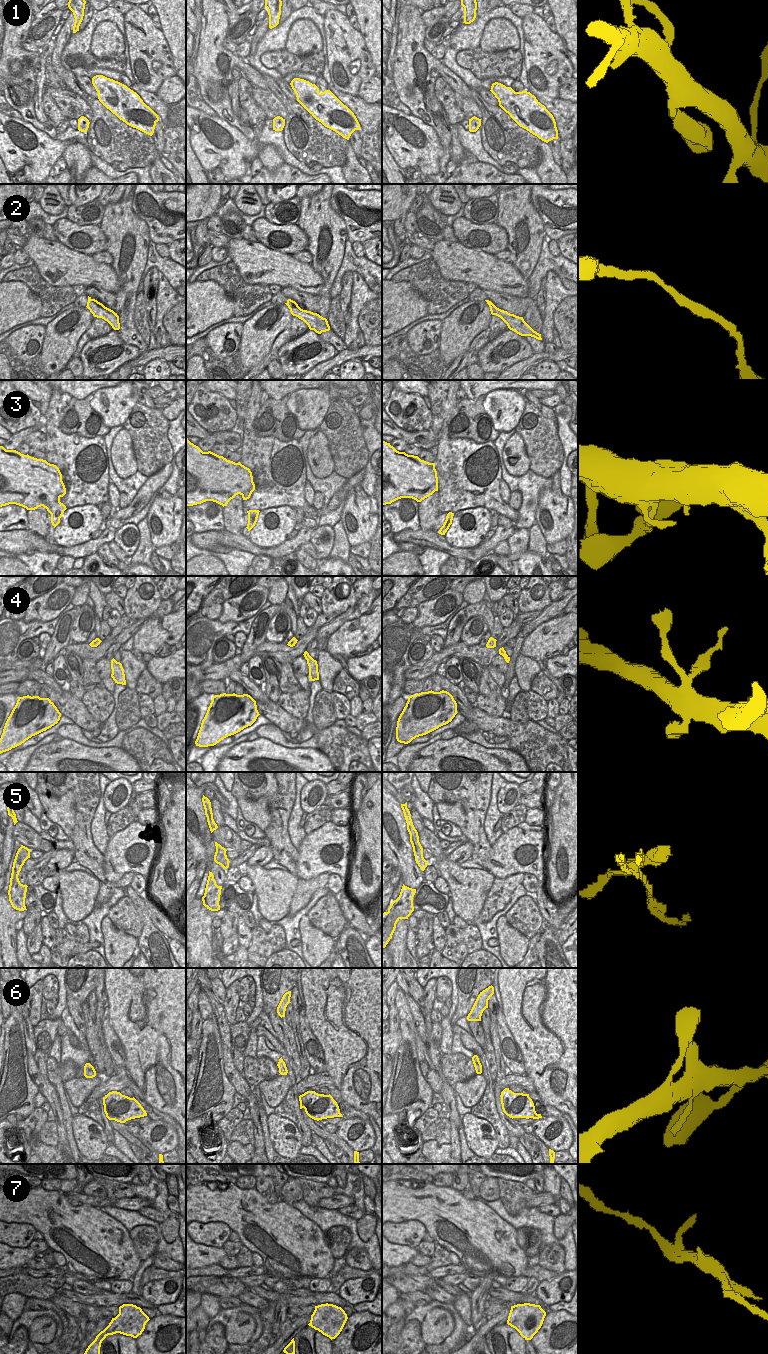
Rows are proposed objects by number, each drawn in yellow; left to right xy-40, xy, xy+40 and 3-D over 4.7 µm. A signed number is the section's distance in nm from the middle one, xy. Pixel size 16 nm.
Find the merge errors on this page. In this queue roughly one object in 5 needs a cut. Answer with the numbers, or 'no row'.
5, 7

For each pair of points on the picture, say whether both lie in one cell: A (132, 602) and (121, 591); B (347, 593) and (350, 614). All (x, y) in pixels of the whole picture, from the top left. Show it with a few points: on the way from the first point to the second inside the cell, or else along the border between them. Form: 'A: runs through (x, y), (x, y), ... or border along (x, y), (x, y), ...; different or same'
A: border along (128, 589), (123, 598); different
B: border along (357, 600), (351, 607), (339, 615); different

